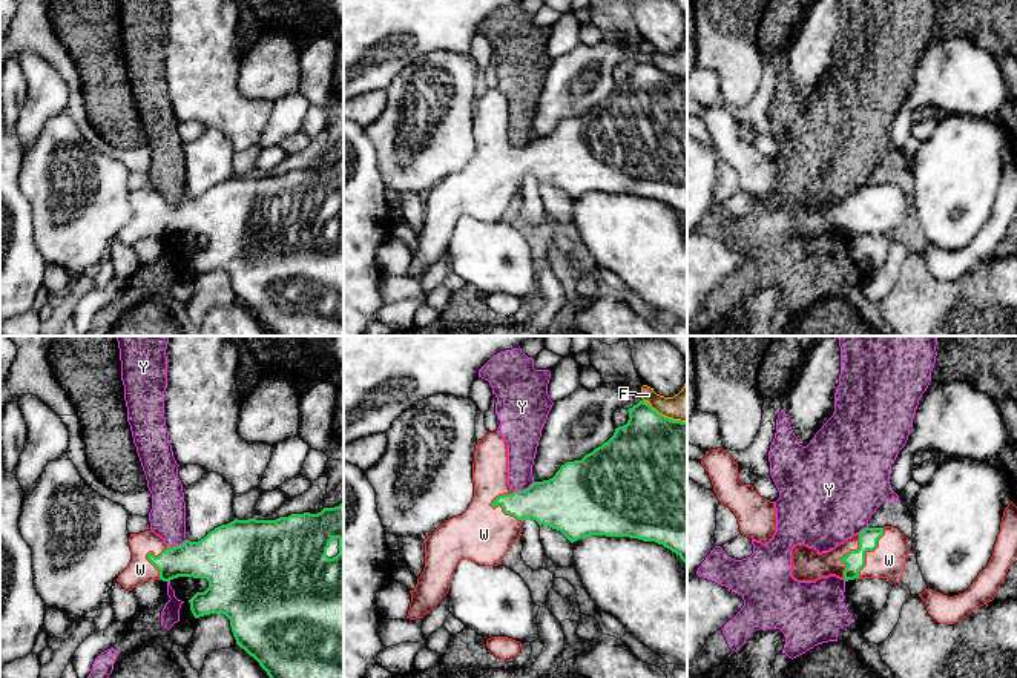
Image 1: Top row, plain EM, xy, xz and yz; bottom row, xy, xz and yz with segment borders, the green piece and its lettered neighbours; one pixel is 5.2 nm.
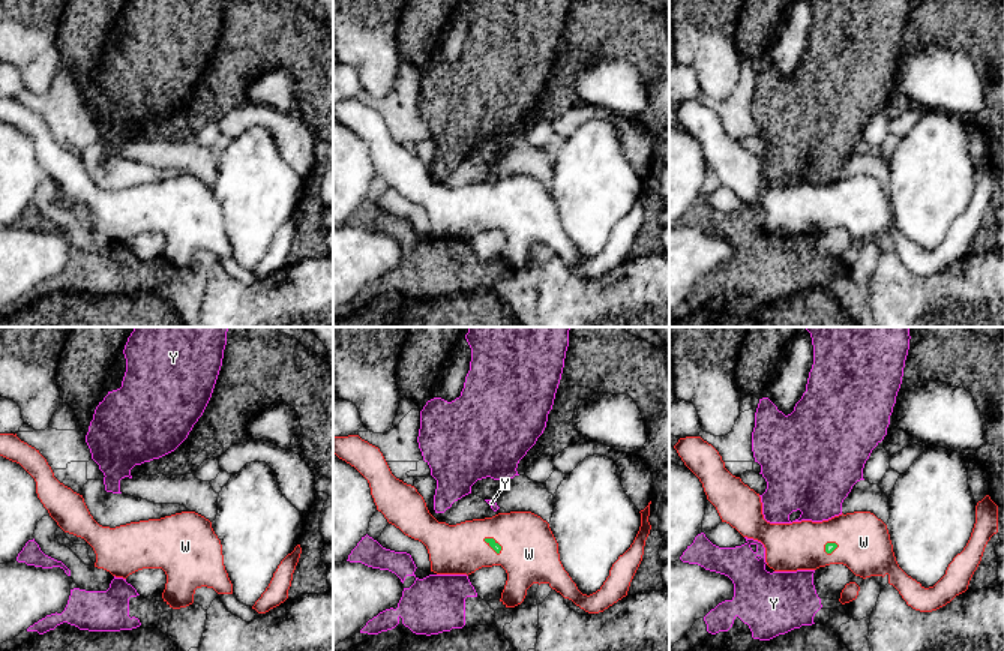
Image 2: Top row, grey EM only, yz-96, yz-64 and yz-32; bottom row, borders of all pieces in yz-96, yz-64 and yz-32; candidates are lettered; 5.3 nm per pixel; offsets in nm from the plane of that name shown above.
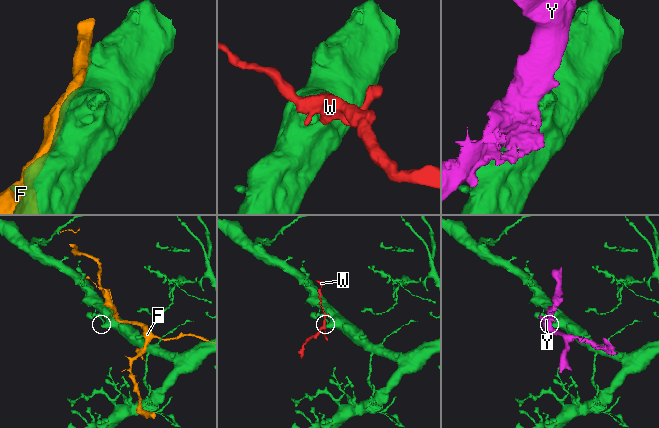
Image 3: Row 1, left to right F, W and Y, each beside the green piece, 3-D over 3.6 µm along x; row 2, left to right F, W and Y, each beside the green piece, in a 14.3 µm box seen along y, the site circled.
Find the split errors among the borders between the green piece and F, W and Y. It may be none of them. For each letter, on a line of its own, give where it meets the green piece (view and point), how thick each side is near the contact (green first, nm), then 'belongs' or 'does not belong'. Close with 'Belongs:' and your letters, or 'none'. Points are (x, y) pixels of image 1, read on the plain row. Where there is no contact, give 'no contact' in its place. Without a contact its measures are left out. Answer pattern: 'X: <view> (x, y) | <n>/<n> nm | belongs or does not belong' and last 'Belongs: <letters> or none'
F: xz (664, 72) | 500/160 nm | does not belong
W: xz (503, 167) | 240/300 nm | belongs
Y: xz (525, 146) | 320/160 nm | does not belong
Belongs: W

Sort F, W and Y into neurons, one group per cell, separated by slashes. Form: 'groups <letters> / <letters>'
groups F / W / Y

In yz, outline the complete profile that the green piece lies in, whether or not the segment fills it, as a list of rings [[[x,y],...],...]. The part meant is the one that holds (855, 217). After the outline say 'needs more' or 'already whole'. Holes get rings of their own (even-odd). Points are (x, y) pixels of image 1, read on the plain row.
[[[865,184],[828,209],[793,202],[792,232],[798,238],[836,232],[845,238],[887,235],[896,241],[900,239],[908,209],[908,195],[897,184]]]; needs more

